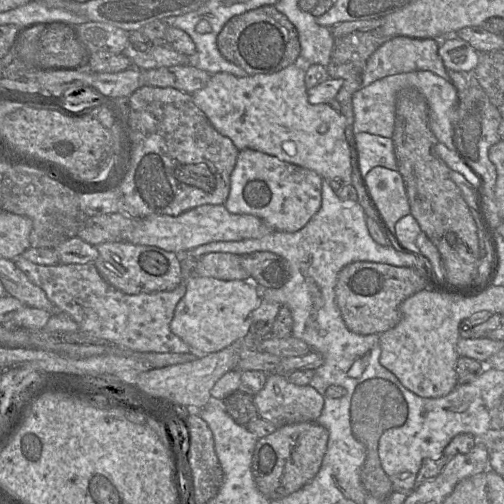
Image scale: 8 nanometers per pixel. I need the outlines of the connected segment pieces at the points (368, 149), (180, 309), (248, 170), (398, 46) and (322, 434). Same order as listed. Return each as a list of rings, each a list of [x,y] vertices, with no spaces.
[[[360,132],[355,135],[358,164],[363,181],[375,167],[385,167],[397,171],[394,144],[391,138]]]
[[[190,275],[185,281],[186,293],[175,308],[170,328],[191,347],[192,352],[217,352],[247,335],[251,315],[260,303],[260,290],[263,287],[251,281],[221,280],[198,275]]]
[[[254,149],[239,151],[231,174],[226,209],[233,214],[252,214],[274,231],[296,232],[318,212],[322,204],[323,178],[315,171],[280,160]]]
[[[395,36],[388,39],[369,57],[360,88],[362,89],[372,82],[386,76],[419,70],[431,71],[450,81],[450,77],[447,73],[448,69],[444,66],[438,54],[438,41],[440,40],[434,38],[412,38],[407,36]]]
[[[317,421],[289,424],[259,438],[251,470],[258,490],[269,499],[284,498],[307,485],[318,473],[329,439],[328,430]]]

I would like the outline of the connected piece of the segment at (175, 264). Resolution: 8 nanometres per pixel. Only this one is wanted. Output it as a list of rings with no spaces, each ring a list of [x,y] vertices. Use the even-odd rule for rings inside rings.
[[[108,241],[96,247],[99,256],[94,264],[98,271],[108,283],[126,294],[171,291],[184,280],[180,255],[175,252],[126,241]]]

